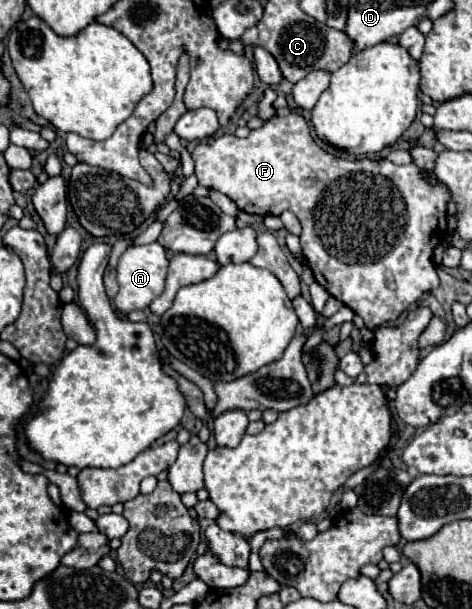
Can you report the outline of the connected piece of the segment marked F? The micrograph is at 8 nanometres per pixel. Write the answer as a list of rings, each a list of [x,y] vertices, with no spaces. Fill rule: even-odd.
[[[292,112],[288,116],[272,116],[246,138],[224,134],[212,138],[208,144],[198,144],[192,152],[192,160],[198,184],[226,194],[240,210],[258,216],[282,214],[284,210],[294,212],[302,224],[300,244],[316,282],[352,308],[364,320],[366,328],[372,330],[374,326],[380,328],[388,322],[396,322],[424,292],[440,284],[432,254],[448,234],[446,204],[452,194],[442,182],[432,184],[428,180],[428,176],[434,176],[438,160],[436,150],[416,144],[408,152],[412,162],[404,166],[392,164],[386,158],[344,160],[322,150],[312,138],[306,118]]]

